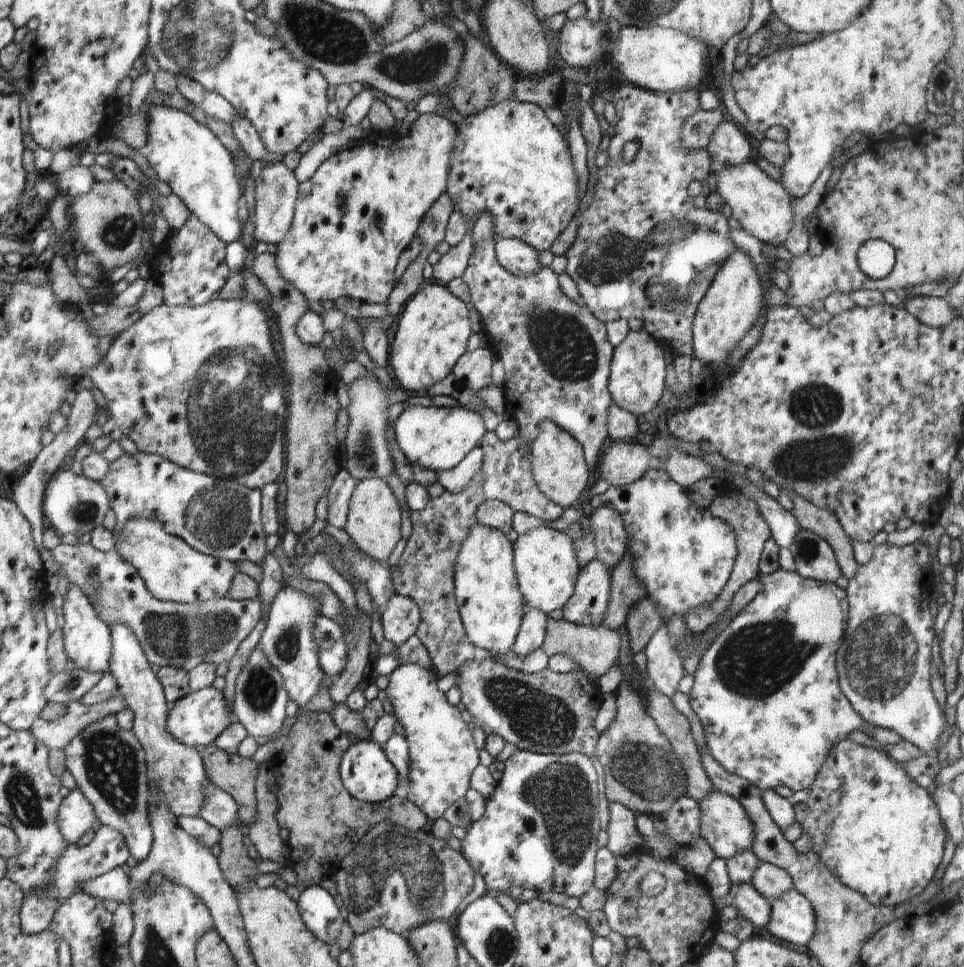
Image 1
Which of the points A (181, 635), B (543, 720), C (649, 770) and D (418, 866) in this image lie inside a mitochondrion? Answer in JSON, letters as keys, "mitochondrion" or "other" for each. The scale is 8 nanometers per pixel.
{"A":"mitochondrion","B":"mitochondrion","C":"mitochondrion","D":"mitochondrion"}

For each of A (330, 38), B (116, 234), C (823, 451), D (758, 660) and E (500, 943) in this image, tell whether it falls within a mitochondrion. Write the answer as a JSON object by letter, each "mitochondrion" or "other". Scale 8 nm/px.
{"A":"mitochondrion","B":"mitochondrion","C":"mitochondrion","D":"mitochondrion","E":"mitochondrion"}

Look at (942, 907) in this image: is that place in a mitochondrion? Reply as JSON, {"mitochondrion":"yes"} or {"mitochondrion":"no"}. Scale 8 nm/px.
{"mitochondrion":"no"}

